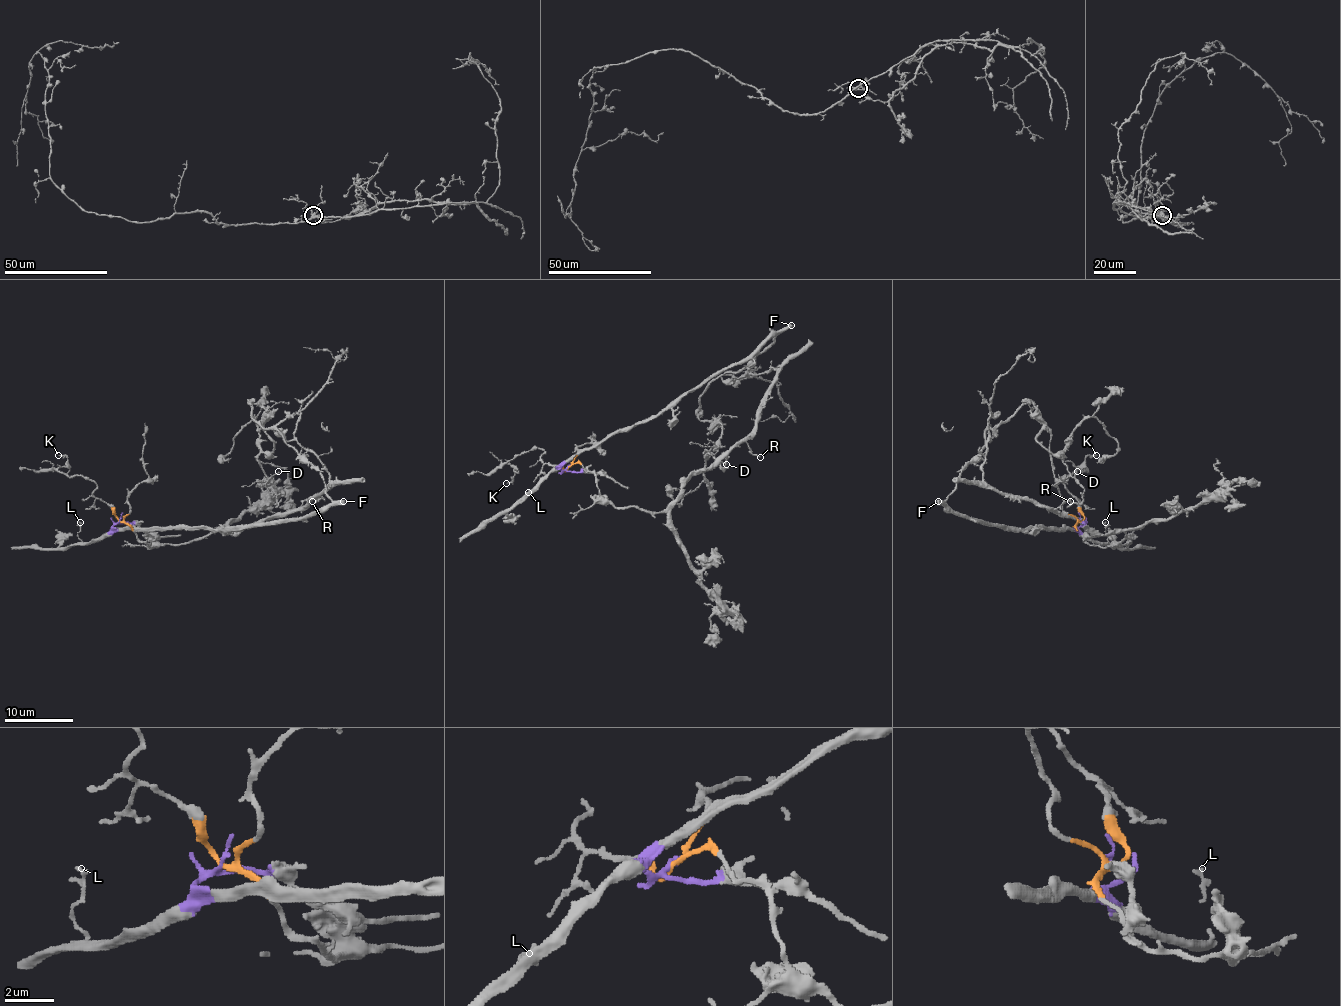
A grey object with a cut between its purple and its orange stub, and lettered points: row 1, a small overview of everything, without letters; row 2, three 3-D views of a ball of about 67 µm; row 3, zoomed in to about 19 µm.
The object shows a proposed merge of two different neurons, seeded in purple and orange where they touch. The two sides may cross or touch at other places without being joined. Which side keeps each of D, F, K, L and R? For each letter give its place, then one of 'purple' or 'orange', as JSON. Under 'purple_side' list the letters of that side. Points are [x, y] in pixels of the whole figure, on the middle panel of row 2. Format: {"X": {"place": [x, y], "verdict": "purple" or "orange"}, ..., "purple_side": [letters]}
{"D": {"place": [726, 464], "verdict": "purple"}, "F": {"place": [791, 325], "verdict": "purple"}, "K": {"place": [506, 483], "verdict": "orange"}, "L": {"place": [528, 492], "verdict": "purple"}, "R": {"place": [760, 457], "verdict": "orange"}, "purple_side": ["D", "F", "L"]}

